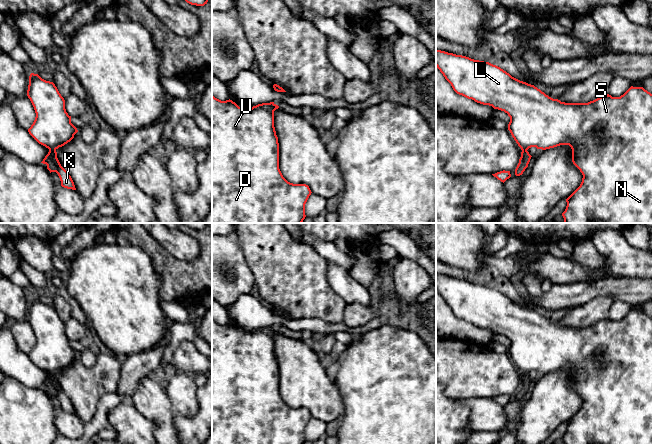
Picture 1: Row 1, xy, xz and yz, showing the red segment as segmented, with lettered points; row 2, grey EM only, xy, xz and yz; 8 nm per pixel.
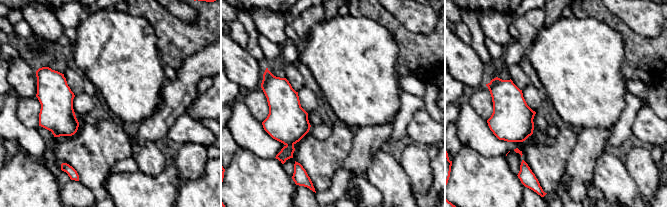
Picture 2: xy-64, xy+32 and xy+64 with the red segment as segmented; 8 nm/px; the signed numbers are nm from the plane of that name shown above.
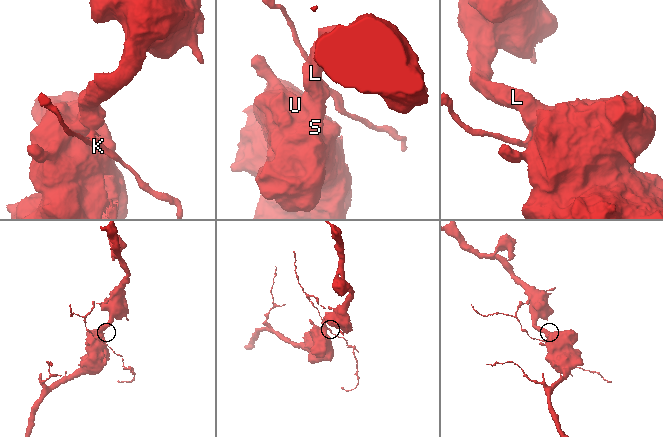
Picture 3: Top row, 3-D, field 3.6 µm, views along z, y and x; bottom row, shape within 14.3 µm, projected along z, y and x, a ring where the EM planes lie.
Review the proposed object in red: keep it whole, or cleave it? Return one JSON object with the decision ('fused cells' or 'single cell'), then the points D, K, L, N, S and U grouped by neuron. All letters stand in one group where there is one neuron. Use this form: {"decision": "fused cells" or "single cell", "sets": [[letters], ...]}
{"decision": "fused cells", "sets": [["D", "L", "N", "S", "U"], ["K"]]}

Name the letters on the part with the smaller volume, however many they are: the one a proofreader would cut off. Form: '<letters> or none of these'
K

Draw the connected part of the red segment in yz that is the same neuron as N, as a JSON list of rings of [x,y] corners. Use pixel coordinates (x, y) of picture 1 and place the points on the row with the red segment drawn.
[[[436,50],[436,67],[451,84],[453,90],[457,94],[507,113],[510,117],[508,130],[521,150],[528,150],[531,147],[546,150],[560,145],[569,145],[571,147],[572,162],[580,170],[583,178],[580,186],[566,199],[567,206],[562,213],[564,223],[652,223],[652,94],[650,92],[643,87],[631,86],[620,97],[612,97],[607,94],[588,103],[565,103],[549,97],[534,85],[512,77],[500,67],[489,62],[474,60],[466,56]]]

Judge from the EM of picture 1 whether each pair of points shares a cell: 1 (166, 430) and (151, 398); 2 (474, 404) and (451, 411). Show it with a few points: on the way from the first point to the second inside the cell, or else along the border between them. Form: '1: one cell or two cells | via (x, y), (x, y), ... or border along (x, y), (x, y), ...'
1: one cell | via (165, 422), (162, 413), (156, 406)
2: two cells | border along (455, 400), (465, 404), (469, 409), (469, 429)

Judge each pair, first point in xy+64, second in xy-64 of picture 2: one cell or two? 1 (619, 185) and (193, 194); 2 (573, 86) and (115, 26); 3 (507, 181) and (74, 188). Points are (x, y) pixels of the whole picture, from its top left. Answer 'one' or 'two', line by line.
1: two
2: one
3: two

